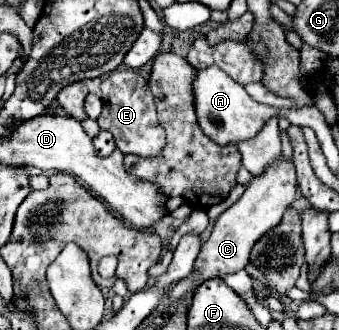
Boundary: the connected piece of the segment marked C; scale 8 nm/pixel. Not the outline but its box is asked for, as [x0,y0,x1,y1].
[192,157,298,283]

